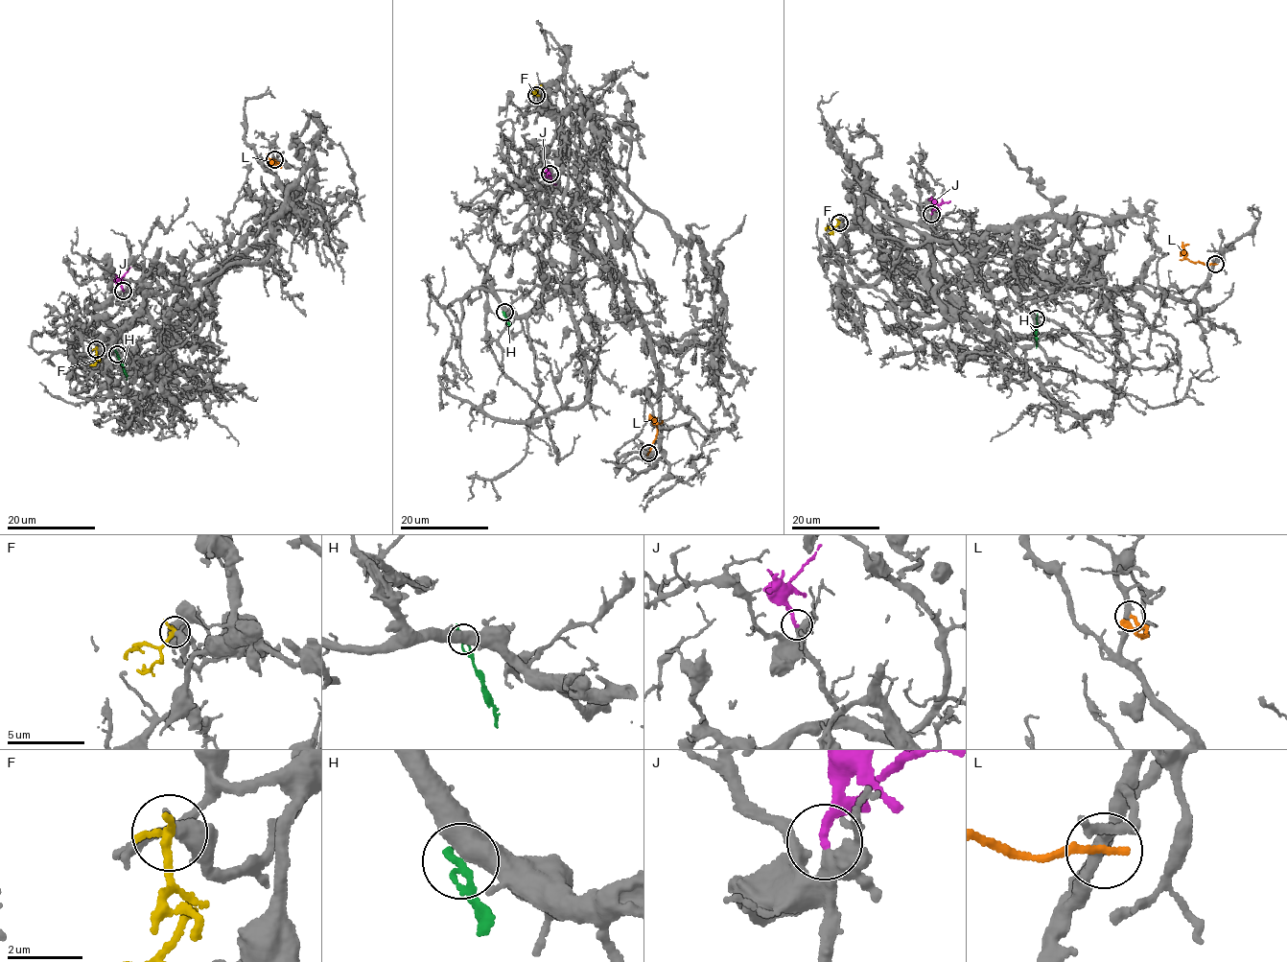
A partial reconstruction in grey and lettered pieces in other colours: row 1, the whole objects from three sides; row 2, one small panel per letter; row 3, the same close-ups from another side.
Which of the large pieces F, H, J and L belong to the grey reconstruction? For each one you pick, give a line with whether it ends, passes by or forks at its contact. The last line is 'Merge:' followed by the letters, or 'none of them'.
F: it ends there
J: it ends there
Merge: F, J

